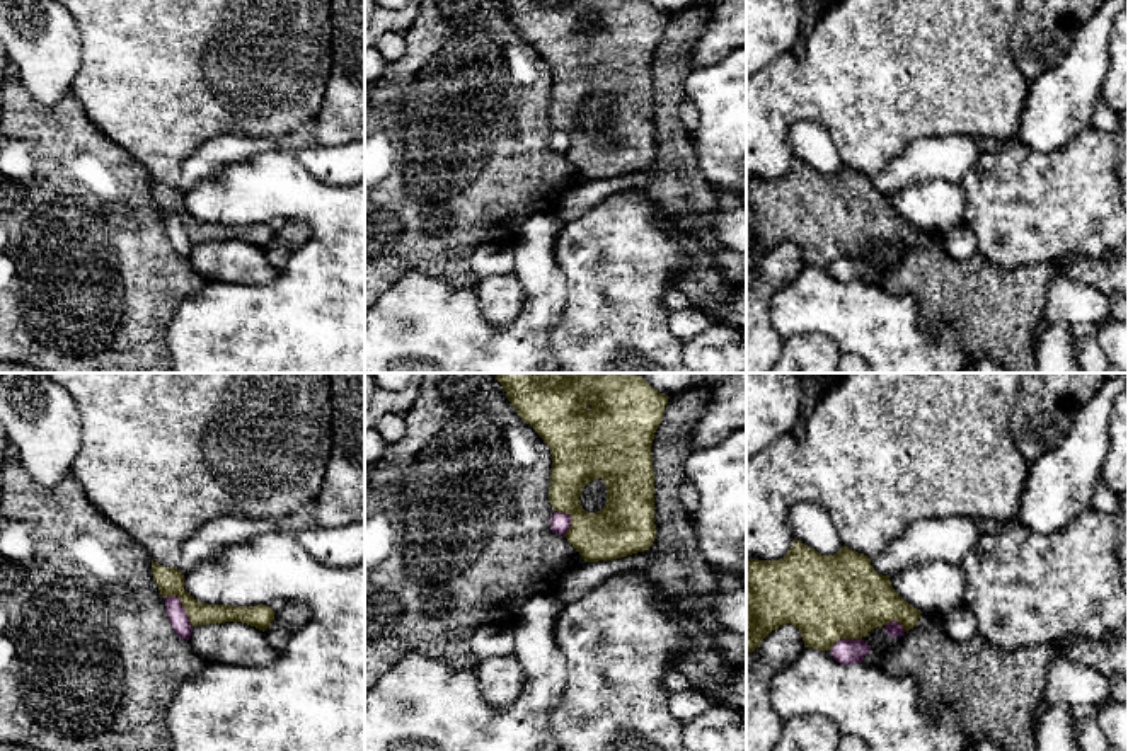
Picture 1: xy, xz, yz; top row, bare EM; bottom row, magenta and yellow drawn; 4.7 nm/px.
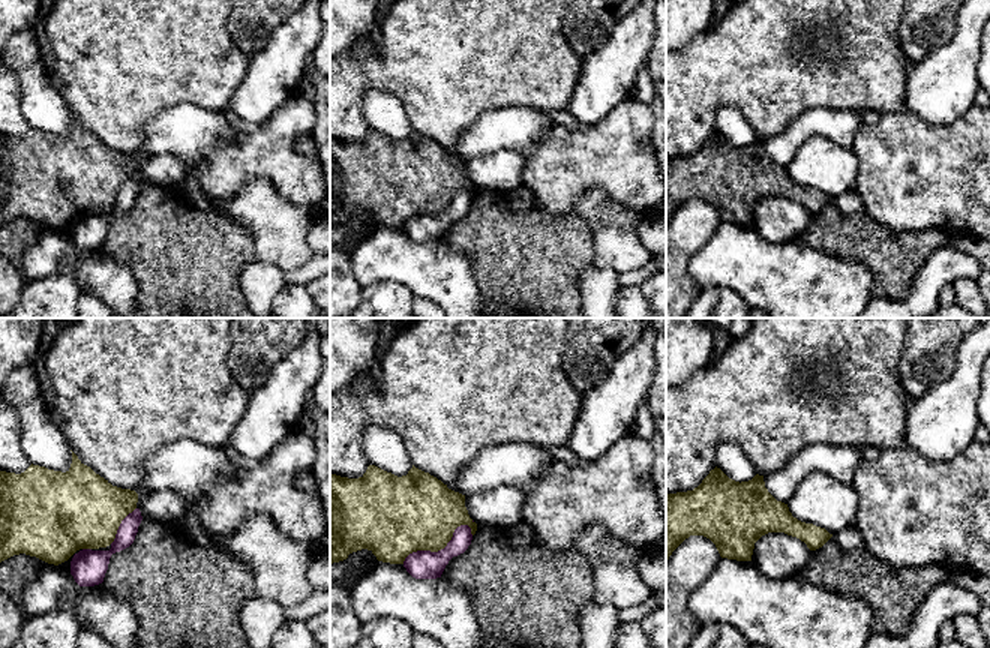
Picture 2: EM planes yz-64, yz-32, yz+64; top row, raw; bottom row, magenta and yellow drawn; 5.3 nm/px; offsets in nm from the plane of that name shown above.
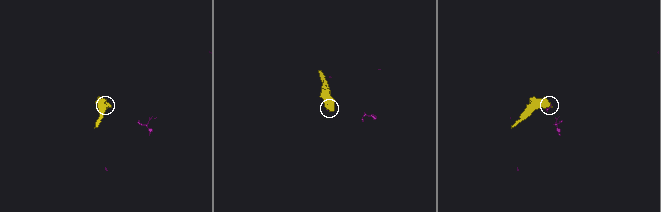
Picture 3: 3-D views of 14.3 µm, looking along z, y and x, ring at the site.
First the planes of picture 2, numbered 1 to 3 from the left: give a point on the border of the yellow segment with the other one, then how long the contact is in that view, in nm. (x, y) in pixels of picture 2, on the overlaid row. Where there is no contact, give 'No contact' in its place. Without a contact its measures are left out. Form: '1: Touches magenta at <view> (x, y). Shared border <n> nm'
1: Touches magenta at yz-64 (120, 525). Shared border 240 nm
2: Touches magenta at yz-32 (438, 551). Shared border 420 nm
3: No contact

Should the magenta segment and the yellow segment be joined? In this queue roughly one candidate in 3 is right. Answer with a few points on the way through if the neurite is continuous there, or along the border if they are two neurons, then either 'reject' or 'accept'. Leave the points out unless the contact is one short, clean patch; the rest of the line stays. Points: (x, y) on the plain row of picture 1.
reject

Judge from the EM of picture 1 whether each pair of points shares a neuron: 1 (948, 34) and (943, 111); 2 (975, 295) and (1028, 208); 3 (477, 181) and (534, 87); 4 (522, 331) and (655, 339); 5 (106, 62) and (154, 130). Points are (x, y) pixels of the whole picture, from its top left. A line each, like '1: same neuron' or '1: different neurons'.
1: same neuron
2: different neurons
3: same neuron
4: different neurons
5: same neuron

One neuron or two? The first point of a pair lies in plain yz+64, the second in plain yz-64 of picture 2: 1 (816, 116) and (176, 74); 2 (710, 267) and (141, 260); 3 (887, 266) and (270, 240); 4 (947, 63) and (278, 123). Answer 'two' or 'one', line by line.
1: two
2: two
3: two
4: two

